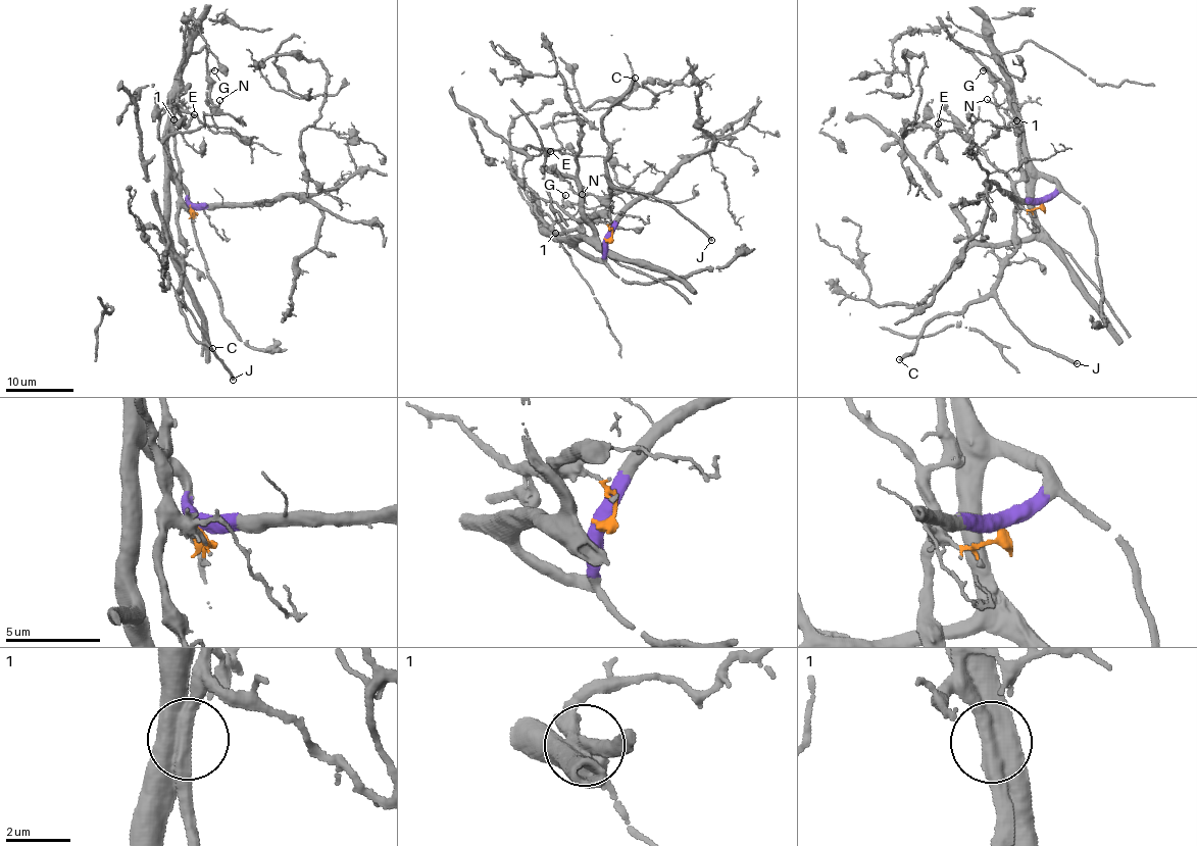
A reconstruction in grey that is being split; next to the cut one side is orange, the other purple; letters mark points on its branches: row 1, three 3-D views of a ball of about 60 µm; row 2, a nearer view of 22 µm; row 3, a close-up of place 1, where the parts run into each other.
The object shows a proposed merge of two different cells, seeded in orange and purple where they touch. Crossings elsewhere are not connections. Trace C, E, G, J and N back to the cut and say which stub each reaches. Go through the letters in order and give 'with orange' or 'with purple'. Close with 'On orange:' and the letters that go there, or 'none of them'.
C: with orange
E: with orange
G: with orange
J: with orange
N: with orange
On orange: C, E, G, J, N

